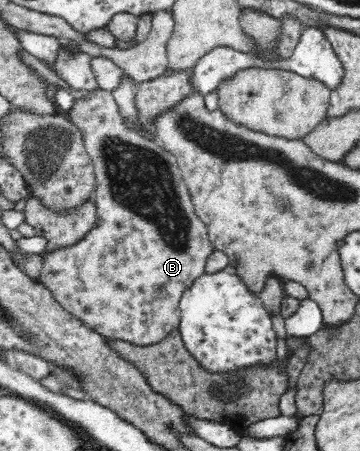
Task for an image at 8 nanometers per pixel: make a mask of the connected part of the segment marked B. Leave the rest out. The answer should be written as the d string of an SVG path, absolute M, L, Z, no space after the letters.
M96 89L90 91L91 95L77 99L68 107L68 111L62 111L62 114L71 123L72 127L79 132L83 146L87 151L87 157L93 163L93 171L95 172L95 181L92 185L90 193L96 200L98 206L98 219L95 227L92 228L80 241L74 242L72 245L54 246L45 252L43 258L42 273L36 280L40 282L53 296L54 299L76 319L85 323L89 328L97 331L102 337L108 341L128 342L132 345L140 347L148 347L162 341L171 331L179 329L181 323L181 311L179 310L179 301L182 294L192 285L192 282L205 272L205 263L208 255L213 249L212 242L202 220L195 213L195 207L186 184L183 182L176 160L169 153L155 143L144 139L133 126L126 121L120 114L119 107L114 102L111 93Z

